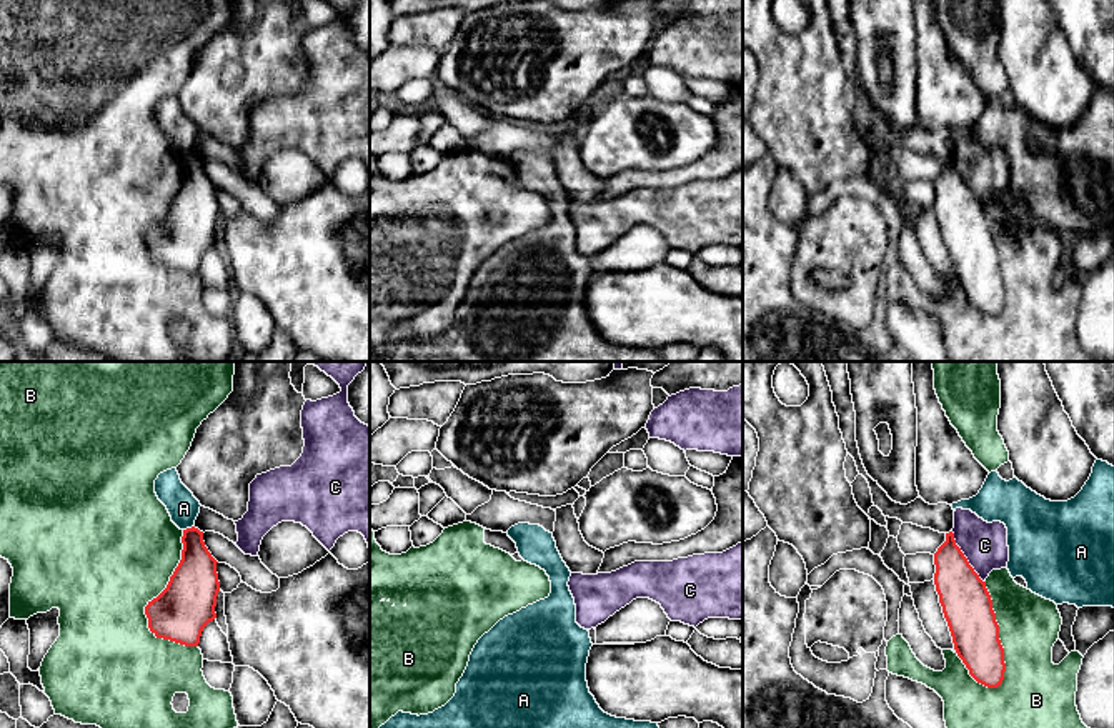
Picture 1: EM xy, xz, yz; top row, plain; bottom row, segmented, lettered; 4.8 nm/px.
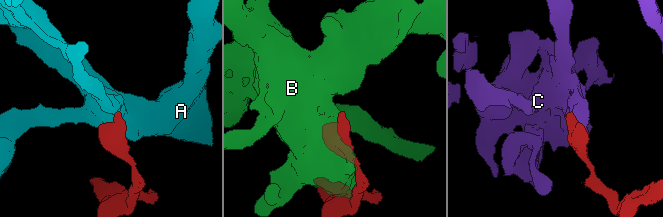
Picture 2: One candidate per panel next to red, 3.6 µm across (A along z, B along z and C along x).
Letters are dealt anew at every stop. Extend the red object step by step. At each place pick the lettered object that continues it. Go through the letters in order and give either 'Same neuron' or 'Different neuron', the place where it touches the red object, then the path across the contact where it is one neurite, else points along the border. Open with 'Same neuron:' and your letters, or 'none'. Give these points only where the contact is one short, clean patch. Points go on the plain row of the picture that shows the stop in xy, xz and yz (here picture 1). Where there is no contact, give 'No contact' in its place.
Same neuron: none
A: Different neuron. Touches red at xy (187, 155). Boundary: xy (192, 152), (184, 157)
B: Different neuron. Touches red at yz (998, 262)
C: Different neuron. Touches red at yz (964, 184). Boundary: yz (951, 159), (968, 190), (984, 209)

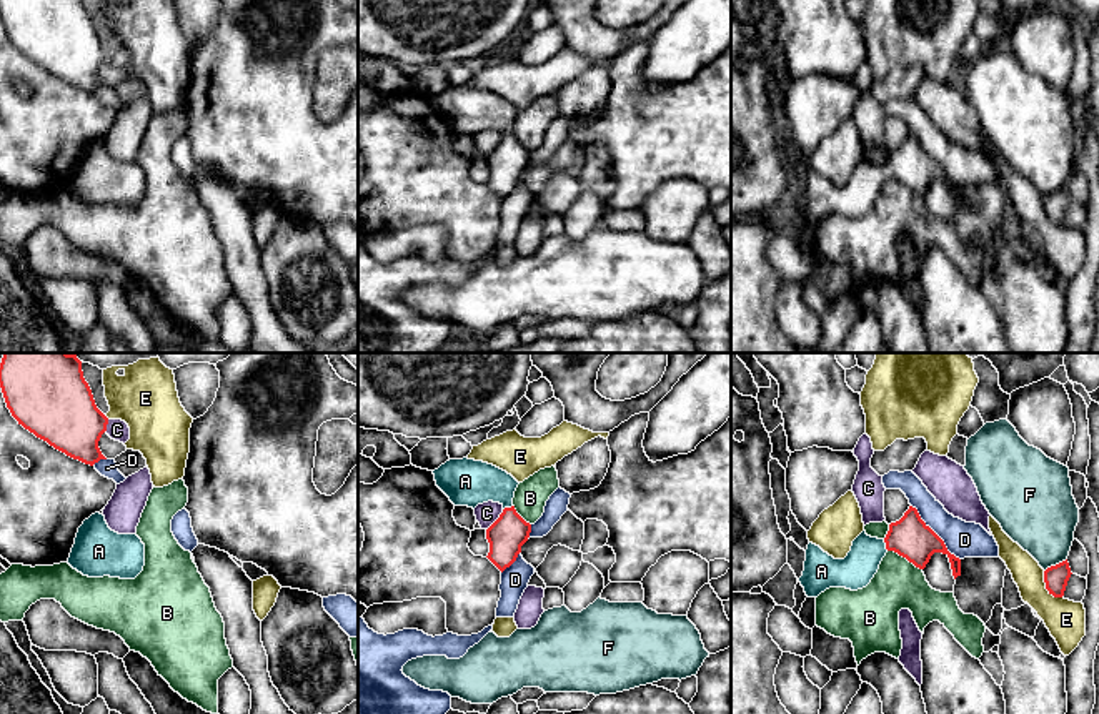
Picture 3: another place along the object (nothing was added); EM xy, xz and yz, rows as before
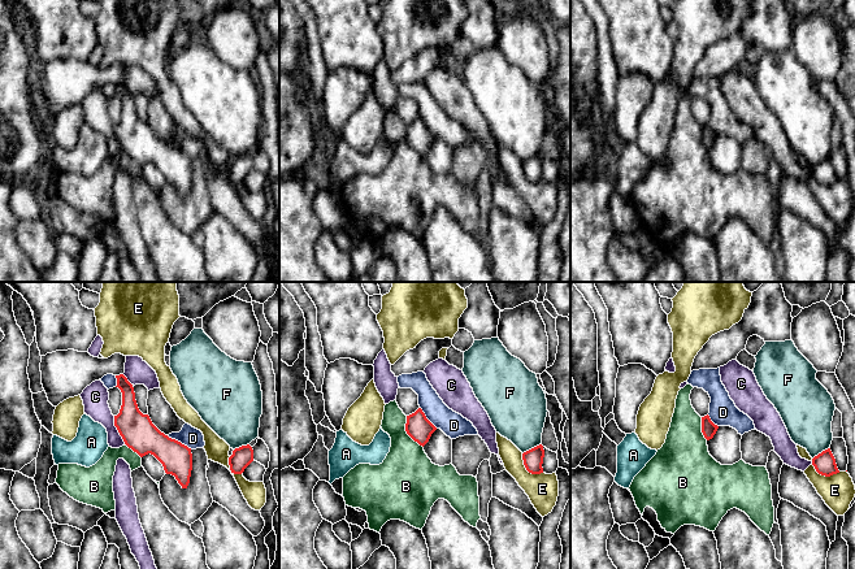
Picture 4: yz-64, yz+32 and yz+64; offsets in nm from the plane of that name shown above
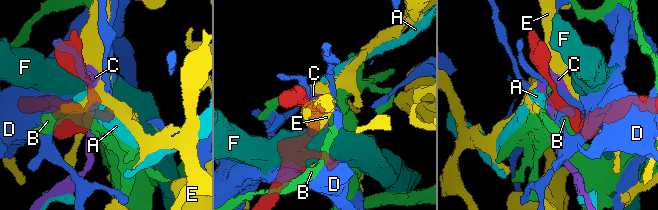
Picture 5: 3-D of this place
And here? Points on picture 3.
Same neuron: A
A: Same neuron. Touches red at yz (886, 172). Path across: yz (910, 163), (886, 172), (858, 195)
B: Different neuron. Touches red at yz (905, 183)
C: Different neuron. Touches red at xz (497, 147)
D: Different neuron. Touches red at yz (934, 160)
E: Different neuron. Touches red at yz (1046, 215)
F: Different neuron. Touches red at yz (1056, 192)

